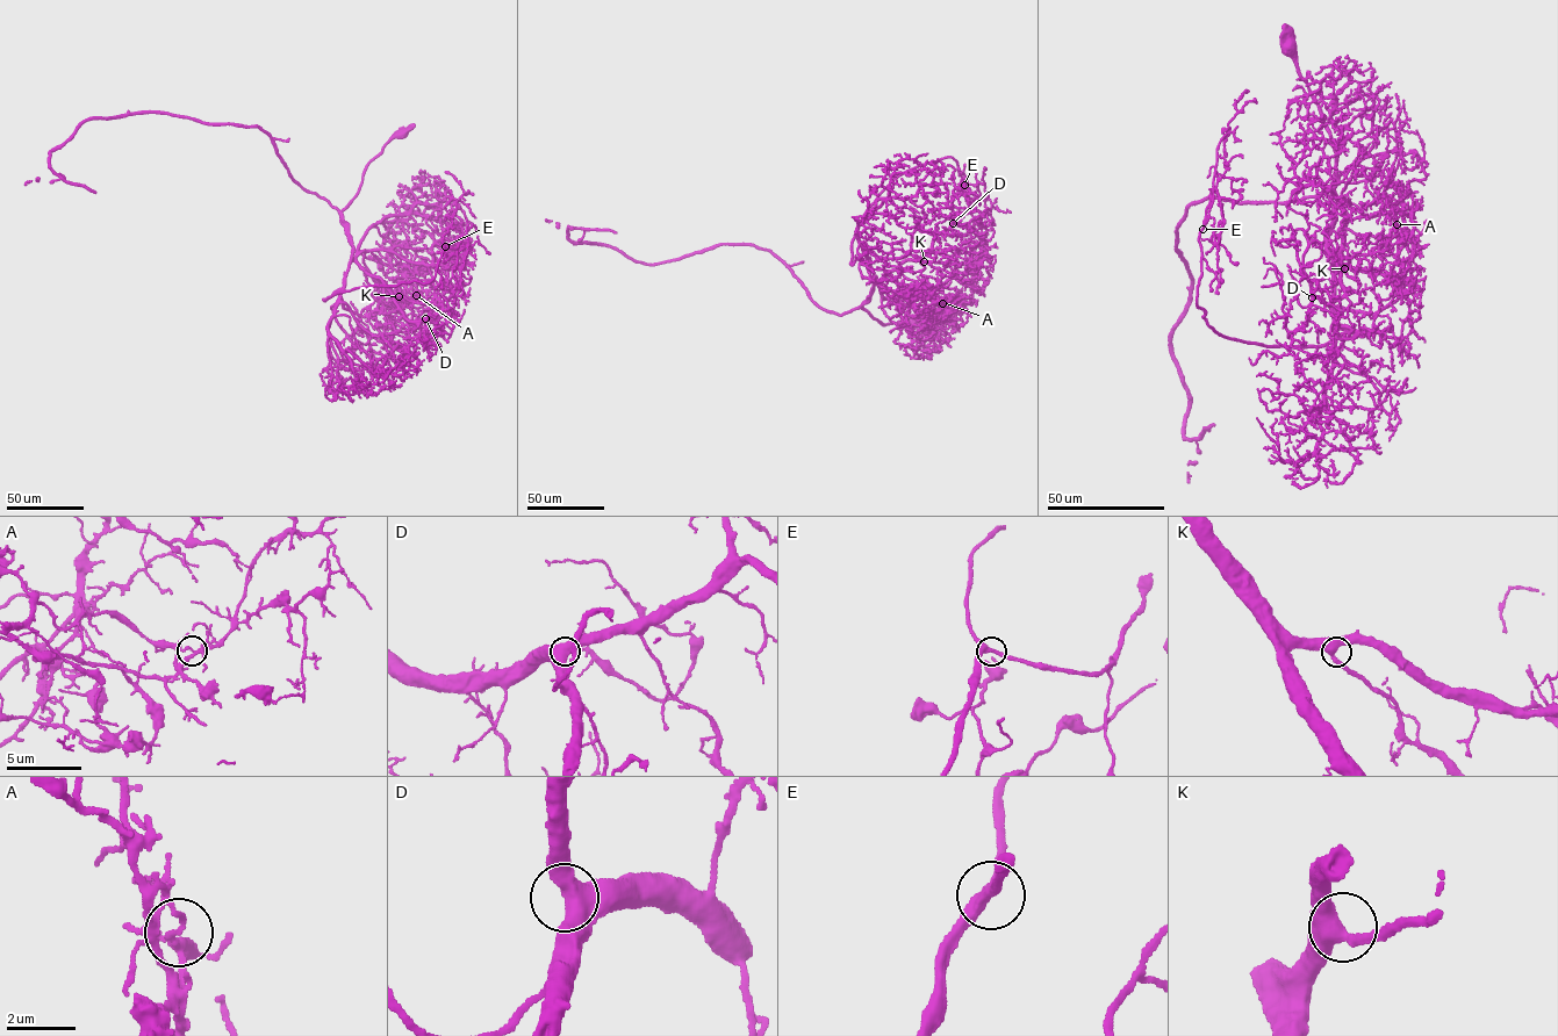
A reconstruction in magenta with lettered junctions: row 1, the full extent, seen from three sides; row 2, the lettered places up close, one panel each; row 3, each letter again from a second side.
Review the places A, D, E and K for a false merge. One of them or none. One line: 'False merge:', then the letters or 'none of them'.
False merge: A

